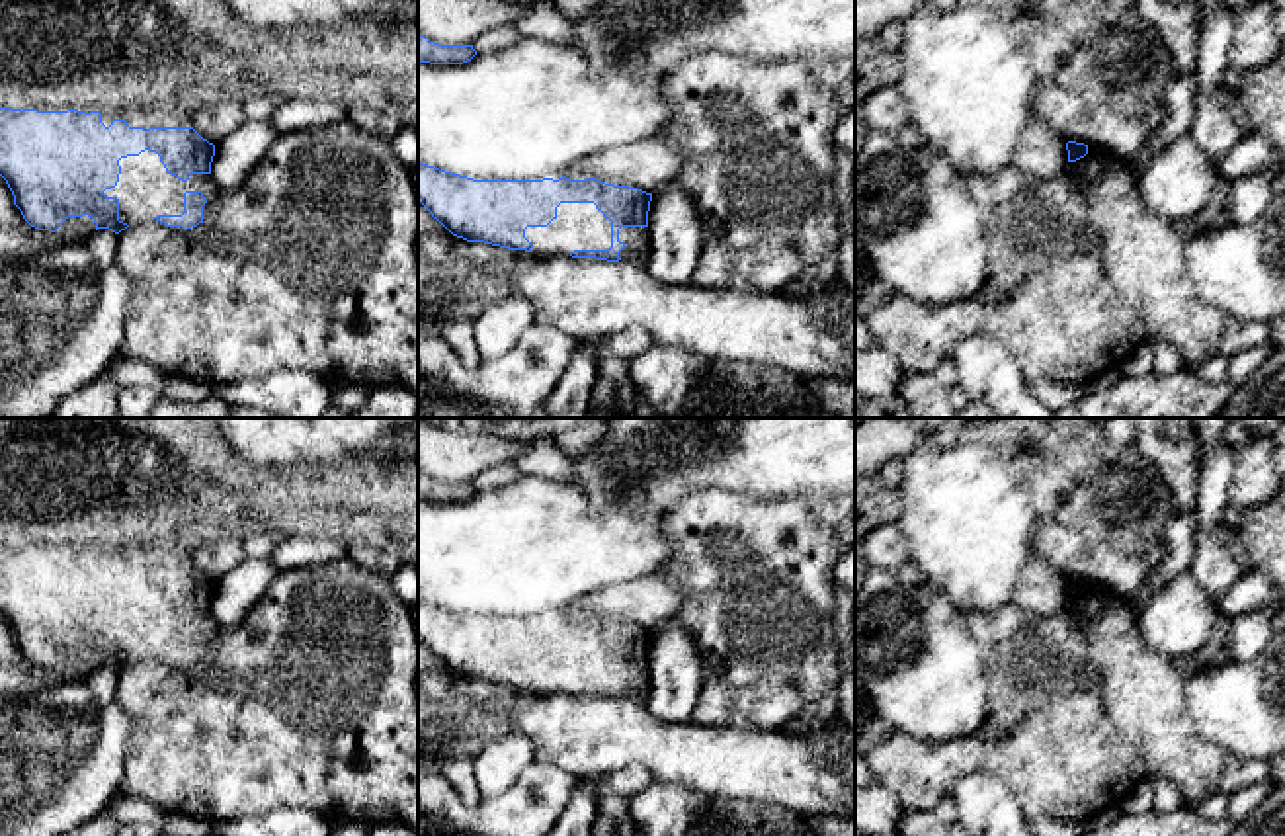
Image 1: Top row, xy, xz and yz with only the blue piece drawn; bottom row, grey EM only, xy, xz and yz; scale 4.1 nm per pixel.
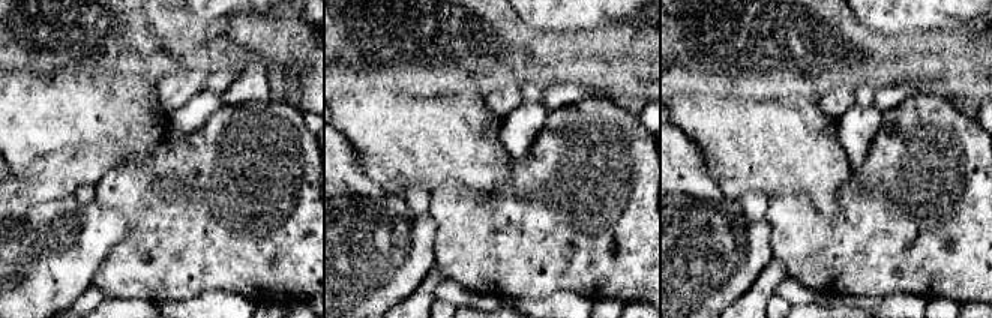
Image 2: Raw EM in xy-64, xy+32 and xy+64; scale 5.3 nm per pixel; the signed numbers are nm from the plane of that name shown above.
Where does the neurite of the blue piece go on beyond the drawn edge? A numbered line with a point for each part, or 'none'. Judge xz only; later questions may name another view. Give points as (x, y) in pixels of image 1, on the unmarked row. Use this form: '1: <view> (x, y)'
1: xz (579, 663)

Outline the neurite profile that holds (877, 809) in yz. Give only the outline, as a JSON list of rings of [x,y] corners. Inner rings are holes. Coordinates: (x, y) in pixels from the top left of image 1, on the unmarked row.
[[[881,781],[855,785],[855,830],[863,834],[898,832],[904,807]]]

